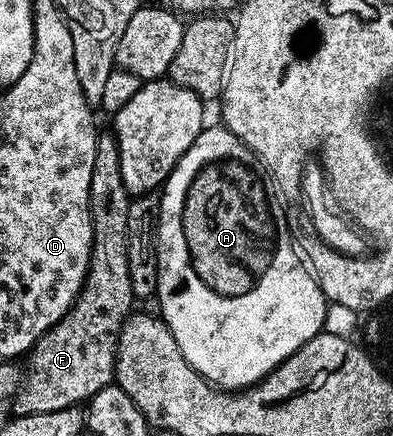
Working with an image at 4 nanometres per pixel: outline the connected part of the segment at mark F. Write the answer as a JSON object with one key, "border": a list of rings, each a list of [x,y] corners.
{"border":[[[100,135],[95,141],[89,198],[95,235],[91,264],[87,267],[87,277],[74,306],[48,332],[40,335],[29,352],[31,361],[27,364],[27,372],[25,368],[25,379],[18,389],[18,411],[23,414],[56,412],[82,405],[115,378],[115,345],[124,320],[132,315],[131,304],[135,295],[129,286],[127,245],[131,200],[121,178],[119,143],[114,135]]]}

